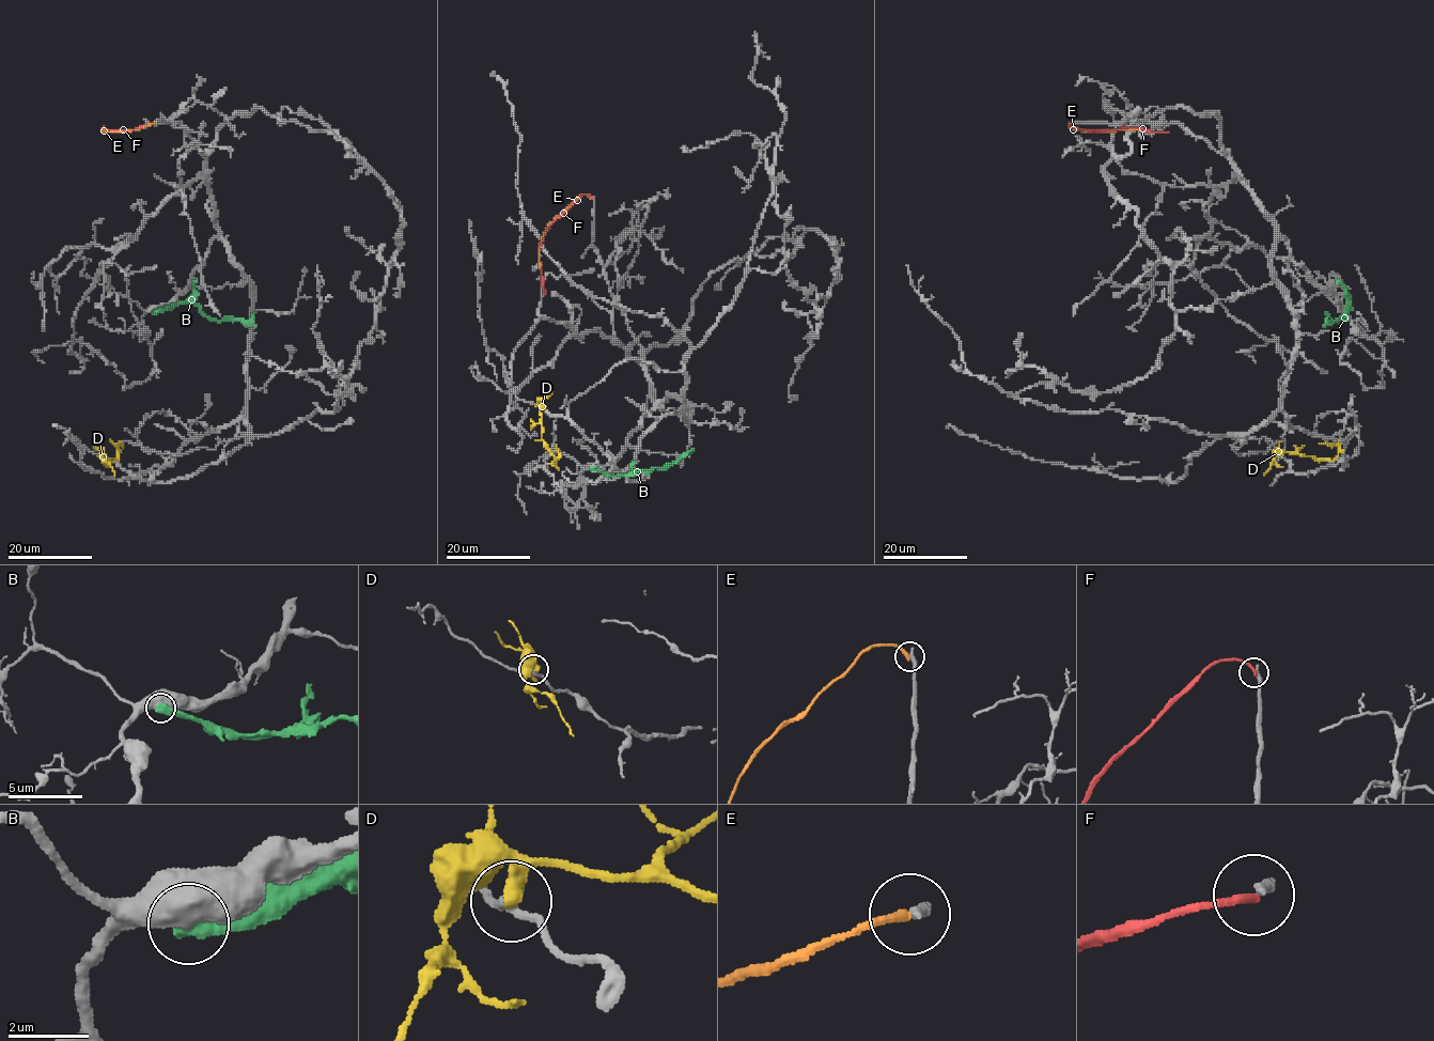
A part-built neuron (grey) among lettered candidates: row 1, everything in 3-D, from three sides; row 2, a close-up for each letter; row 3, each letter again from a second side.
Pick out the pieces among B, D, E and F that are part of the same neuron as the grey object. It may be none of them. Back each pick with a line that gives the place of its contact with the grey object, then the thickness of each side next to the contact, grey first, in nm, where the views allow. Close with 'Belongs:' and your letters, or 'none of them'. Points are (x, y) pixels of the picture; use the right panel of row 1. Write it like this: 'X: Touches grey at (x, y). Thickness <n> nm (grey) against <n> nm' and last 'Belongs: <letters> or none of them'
Belongs: none of them

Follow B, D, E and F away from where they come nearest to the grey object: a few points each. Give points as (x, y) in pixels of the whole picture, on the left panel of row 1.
B: (153, 312), (192, 301), (205, 315), (217, 321), (249, 321), (256, 325)
D: (104, 455), (102, 451), (105, 459), (115, 460), (117, 446), (121, 444), (118, 443)
E: (155, 123), (126, 131), (102, 131)
F: (155, 123), (129, 130), (105, 130), (102, 127), (107, 133)

